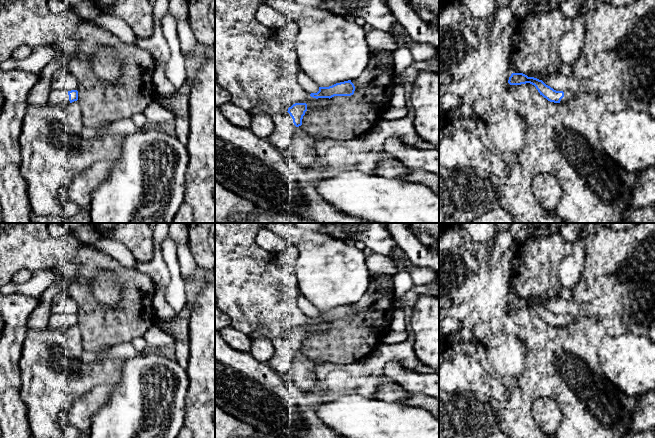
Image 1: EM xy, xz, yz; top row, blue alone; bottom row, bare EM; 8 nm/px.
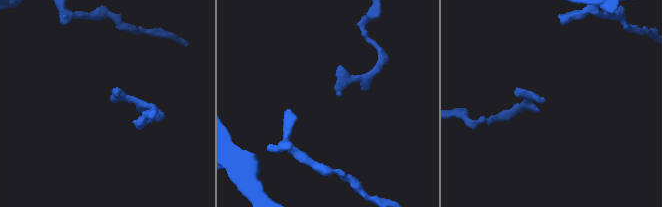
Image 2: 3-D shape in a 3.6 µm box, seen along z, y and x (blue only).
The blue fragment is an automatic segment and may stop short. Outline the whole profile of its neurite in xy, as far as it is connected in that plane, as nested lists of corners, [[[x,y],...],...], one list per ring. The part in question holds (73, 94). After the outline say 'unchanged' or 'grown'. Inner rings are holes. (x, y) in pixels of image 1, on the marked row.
[[[51,90],[48,98],[48,102],[52,105],[60,105],[66,103],[72,103],[78,100],[77,90]]]; grown

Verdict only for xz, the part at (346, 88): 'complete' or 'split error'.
complete

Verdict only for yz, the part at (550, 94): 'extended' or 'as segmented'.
extended

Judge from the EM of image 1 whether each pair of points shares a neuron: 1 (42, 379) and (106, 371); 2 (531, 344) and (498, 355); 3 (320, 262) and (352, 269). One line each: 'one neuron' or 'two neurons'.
1: one neuron
2: two neurons
3: one neuron

